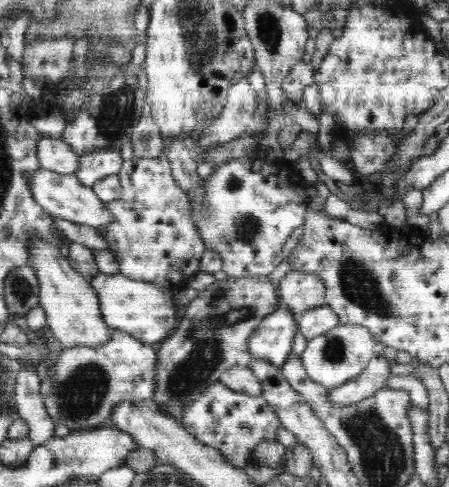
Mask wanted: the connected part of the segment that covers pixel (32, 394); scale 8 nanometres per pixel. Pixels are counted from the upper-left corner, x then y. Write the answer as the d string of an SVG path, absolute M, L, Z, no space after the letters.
M21 360L26 363L28 370L16 372L14 385L14 407L17 410L18 417L24 420L29 426L30 439L35 446L40 446L54 438L54 428L56 423L50 419L46 413L44 401L40 397L41 380L38 377L37 367L27 360Z

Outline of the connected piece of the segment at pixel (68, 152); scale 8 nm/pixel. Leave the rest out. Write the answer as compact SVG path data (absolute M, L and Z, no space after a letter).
M44 136L36 146L36 156L41 168L57 173L75 174L80 166L80 157L62 138Z

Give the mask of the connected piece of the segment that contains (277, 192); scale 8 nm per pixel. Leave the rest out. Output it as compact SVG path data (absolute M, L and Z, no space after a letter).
M238 158L215 166L215 170L204 180L204 196L193 198L192 219L200 231L206 249L220 253L223 271L228 278L268 276L284 258L282 250L294 229L303 227L310 198L306 196L308 184L302 184L298 174L282 166L268 166L262 159Z

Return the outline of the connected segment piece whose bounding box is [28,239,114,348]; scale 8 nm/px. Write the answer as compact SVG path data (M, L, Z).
M31 239L30 266L37 275L39 306L44 310L47 326L53 336L61 342L61 348L74 346L100 346L112 336L111 329L102 319L98 294L90 285L89 279L81 276L59 251L60 245Z

